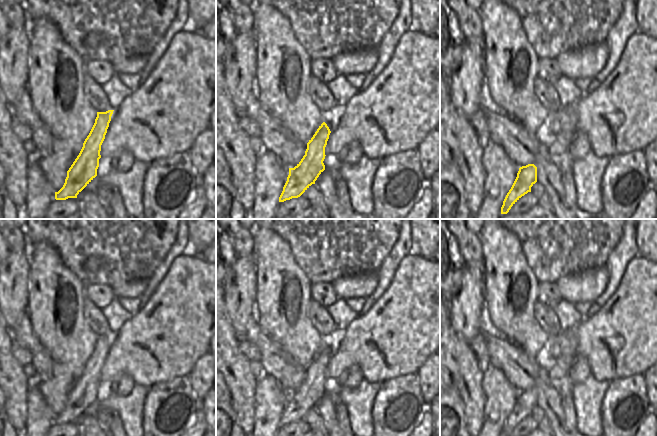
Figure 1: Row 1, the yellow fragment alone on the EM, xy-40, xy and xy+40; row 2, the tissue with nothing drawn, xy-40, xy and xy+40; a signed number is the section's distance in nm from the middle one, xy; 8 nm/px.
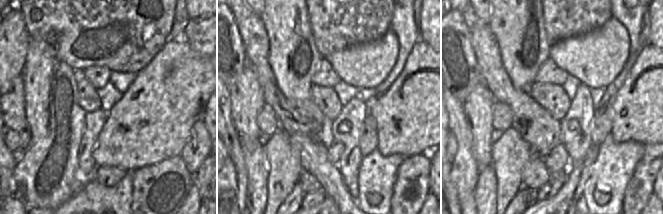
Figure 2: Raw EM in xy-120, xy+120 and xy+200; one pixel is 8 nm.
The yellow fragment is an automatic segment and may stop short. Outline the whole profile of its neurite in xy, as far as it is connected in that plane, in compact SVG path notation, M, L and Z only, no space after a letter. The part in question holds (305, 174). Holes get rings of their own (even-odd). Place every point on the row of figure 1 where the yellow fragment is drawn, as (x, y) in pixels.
M323 122L307 143L305 155L294 167L289 168L289 175L279 197L279 202L300 197L325 170L325 147L331 131Z

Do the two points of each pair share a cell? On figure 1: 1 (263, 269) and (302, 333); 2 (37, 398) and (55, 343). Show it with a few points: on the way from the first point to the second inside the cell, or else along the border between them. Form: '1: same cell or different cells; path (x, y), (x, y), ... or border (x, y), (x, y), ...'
1: same cell; path (277, 286), (277, 312), (285, 321)
2: different cells; border (31, 381), (36, 385), (52, 411)

